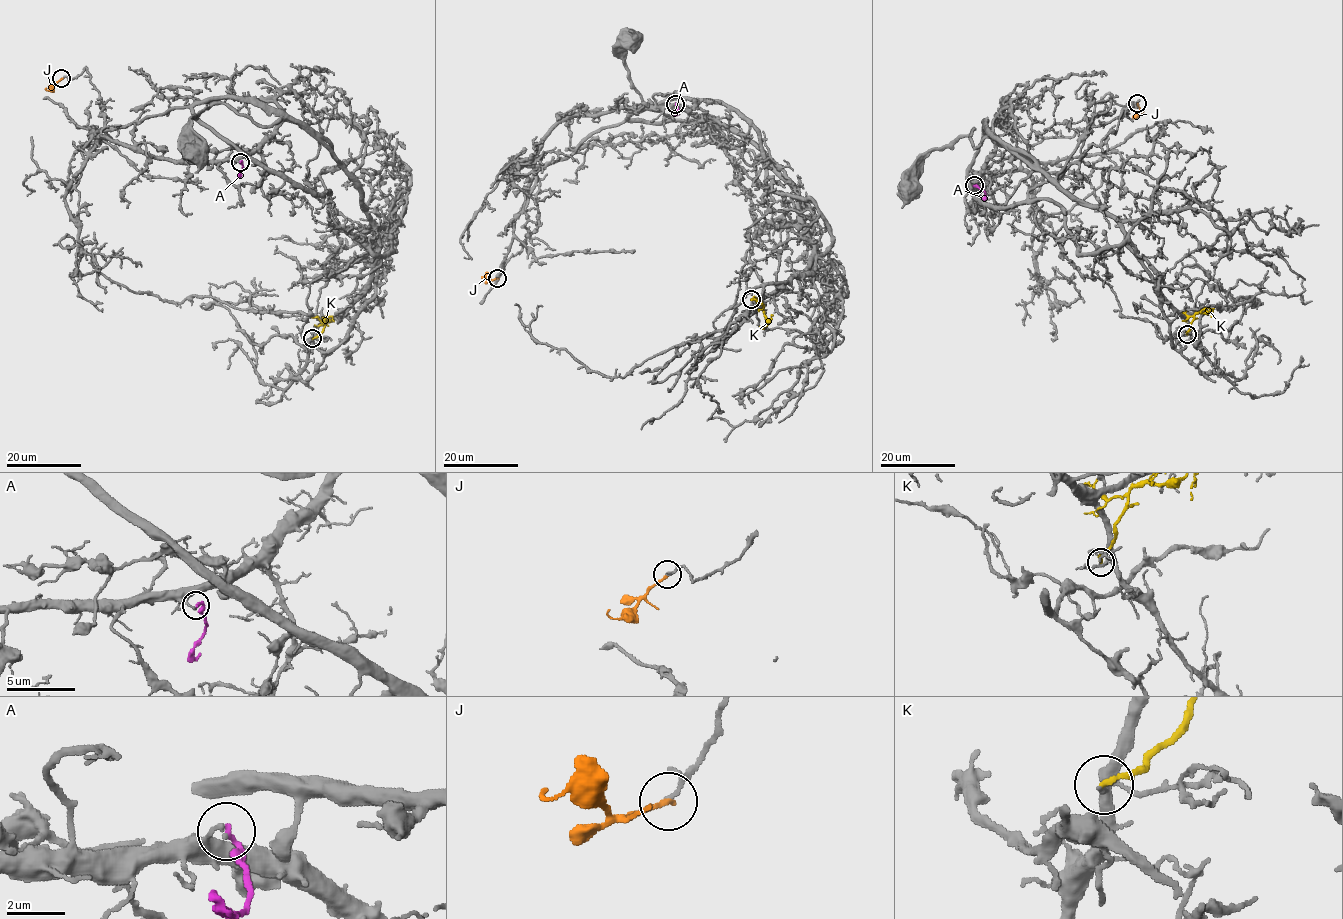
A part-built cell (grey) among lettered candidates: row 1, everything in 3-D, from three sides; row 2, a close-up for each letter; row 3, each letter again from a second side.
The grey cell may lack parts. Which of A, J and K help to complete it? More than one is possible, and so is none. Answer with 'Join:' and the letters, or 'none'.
Join: none

